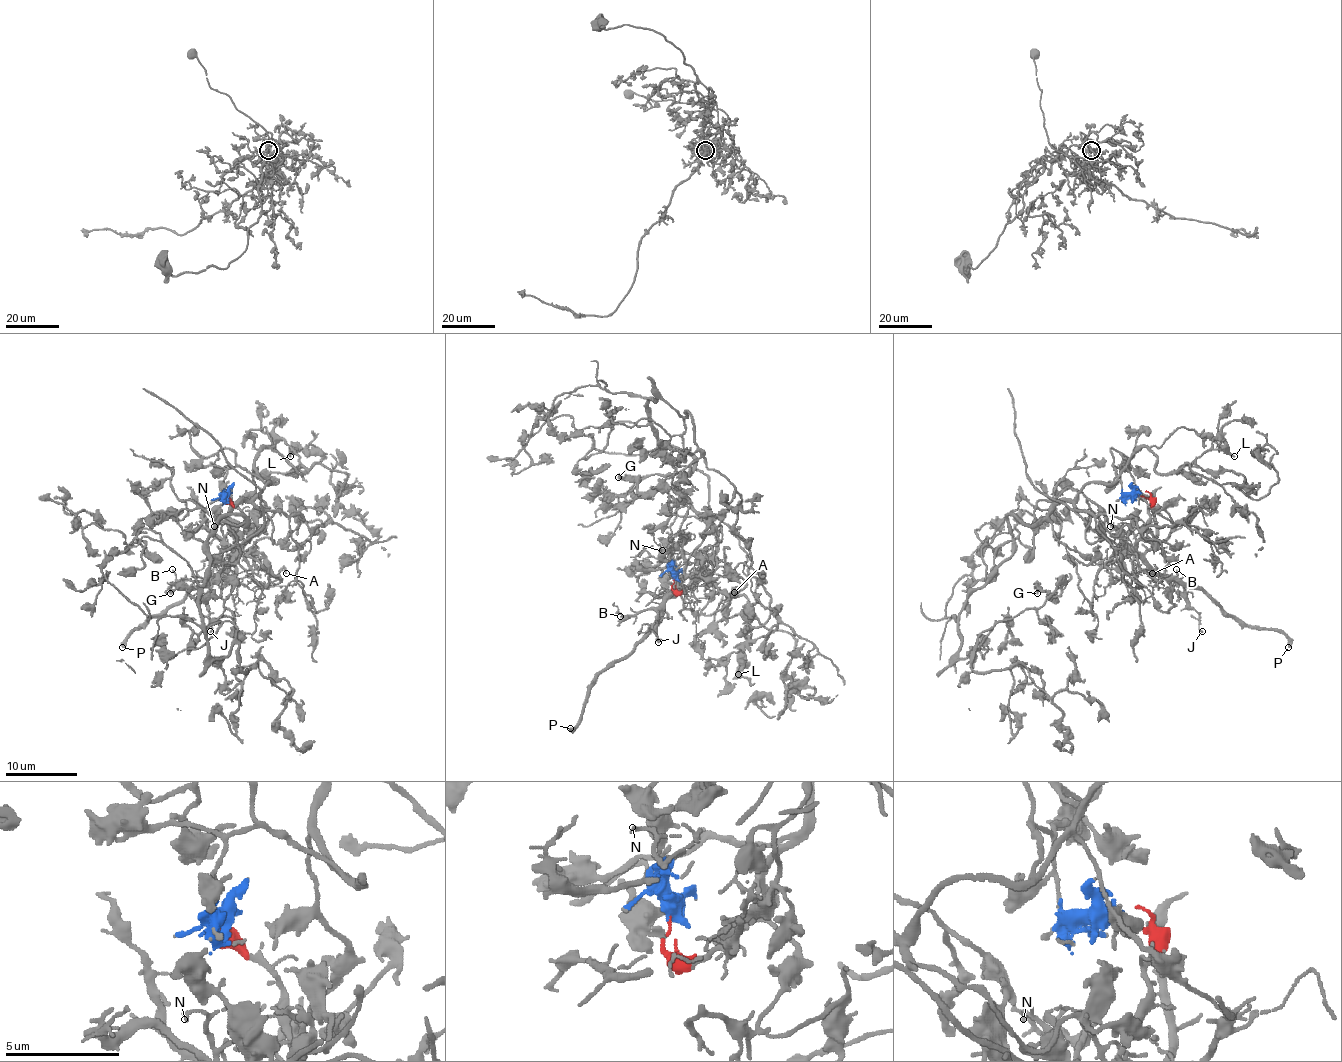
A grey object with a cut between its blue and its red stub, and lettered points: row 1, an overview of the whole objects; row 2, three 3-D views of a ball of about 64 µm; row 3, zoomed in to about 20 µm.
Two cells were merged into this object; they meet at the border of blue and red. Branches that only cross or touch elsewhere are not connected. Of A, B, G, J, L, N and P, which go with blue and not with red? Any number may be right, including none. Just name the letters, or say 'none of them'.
G, L

